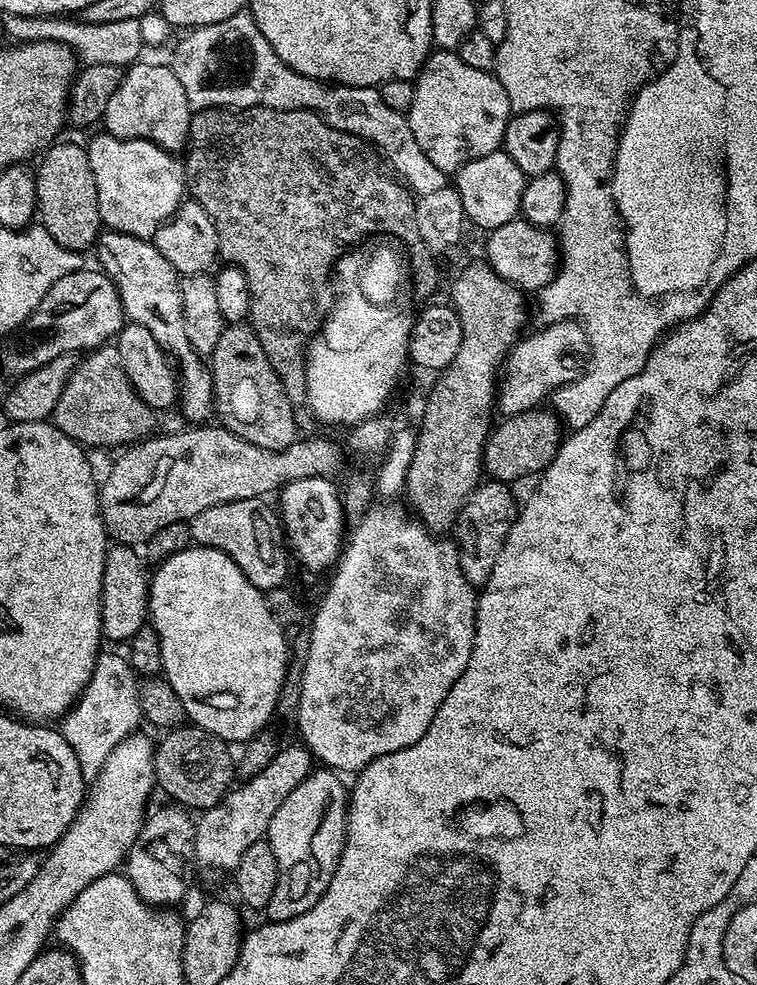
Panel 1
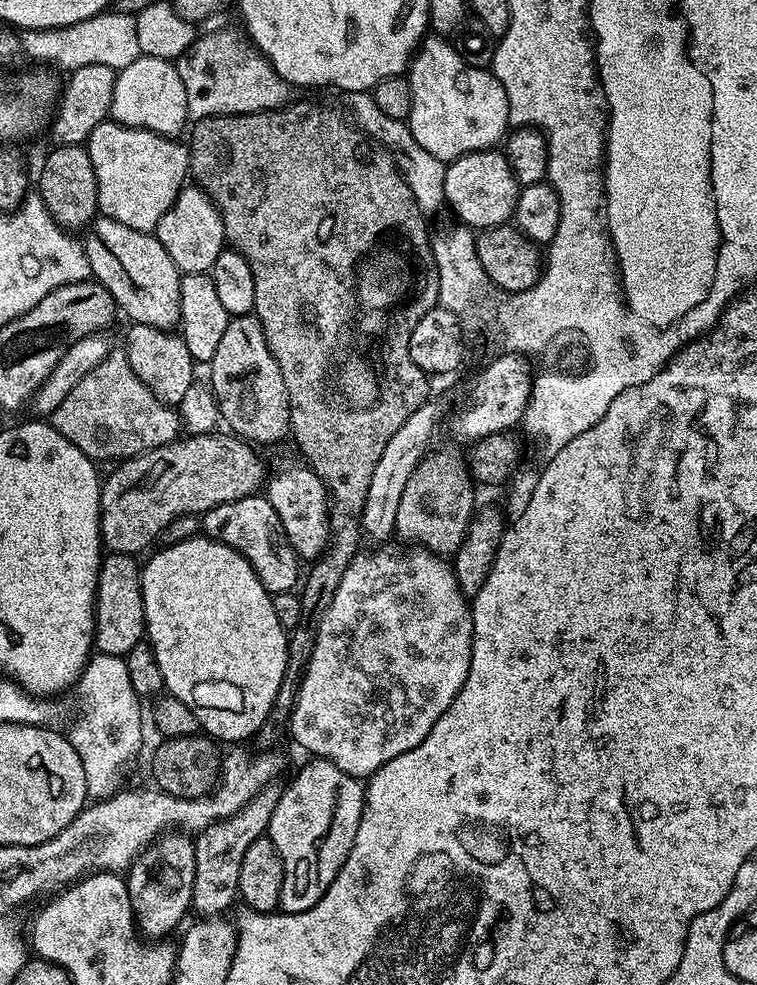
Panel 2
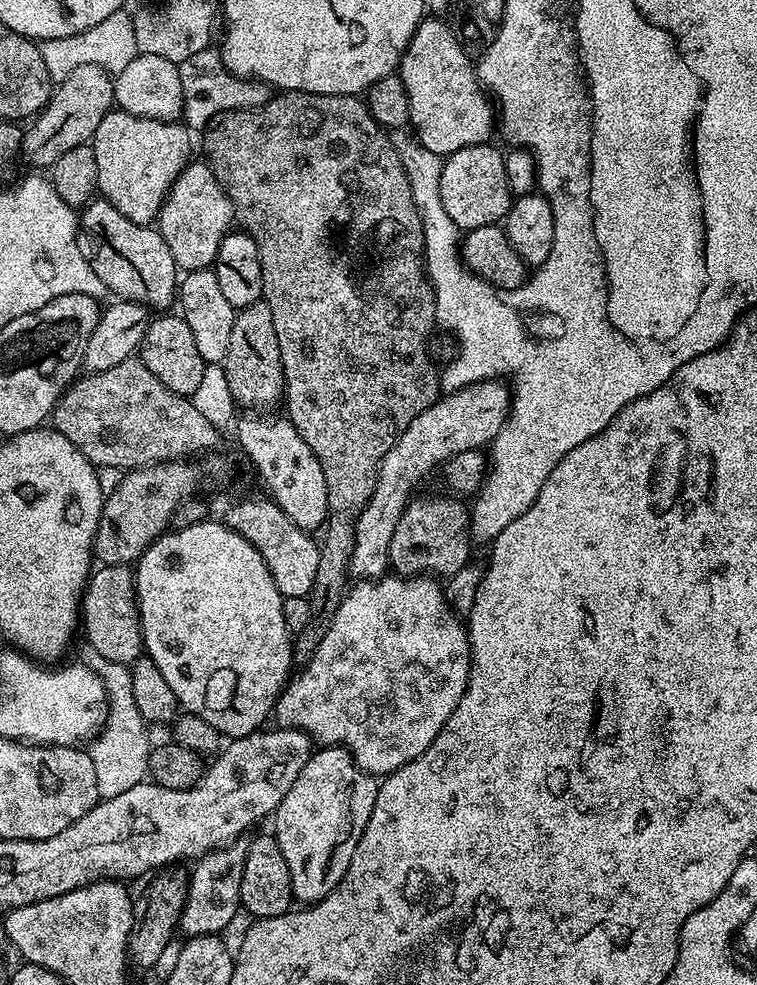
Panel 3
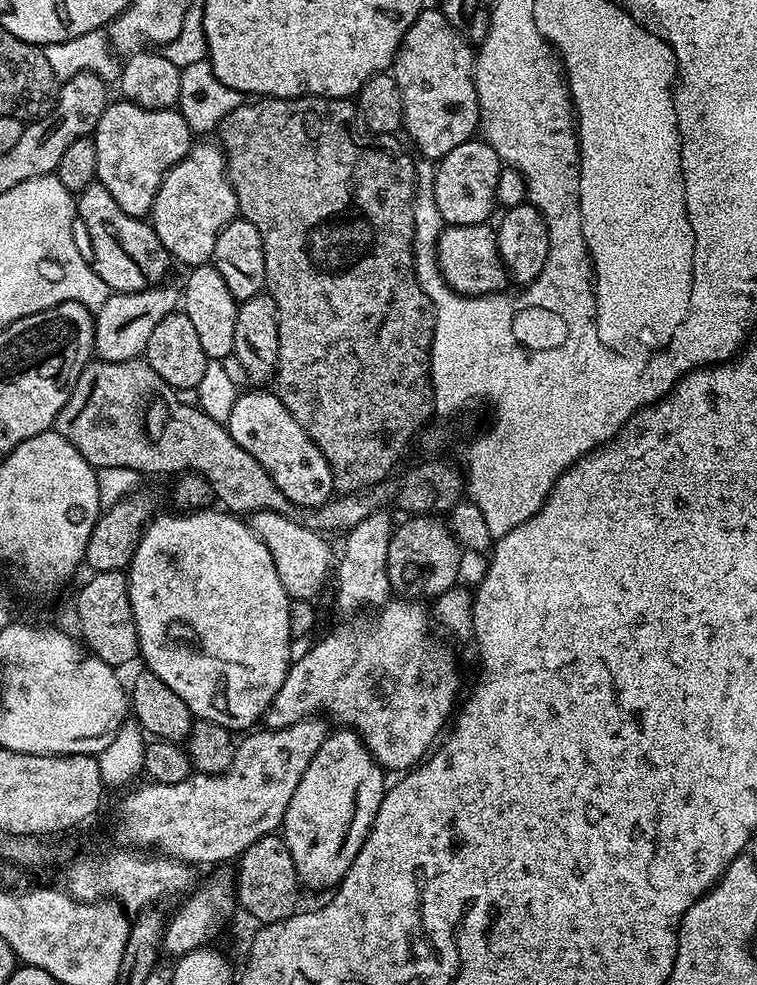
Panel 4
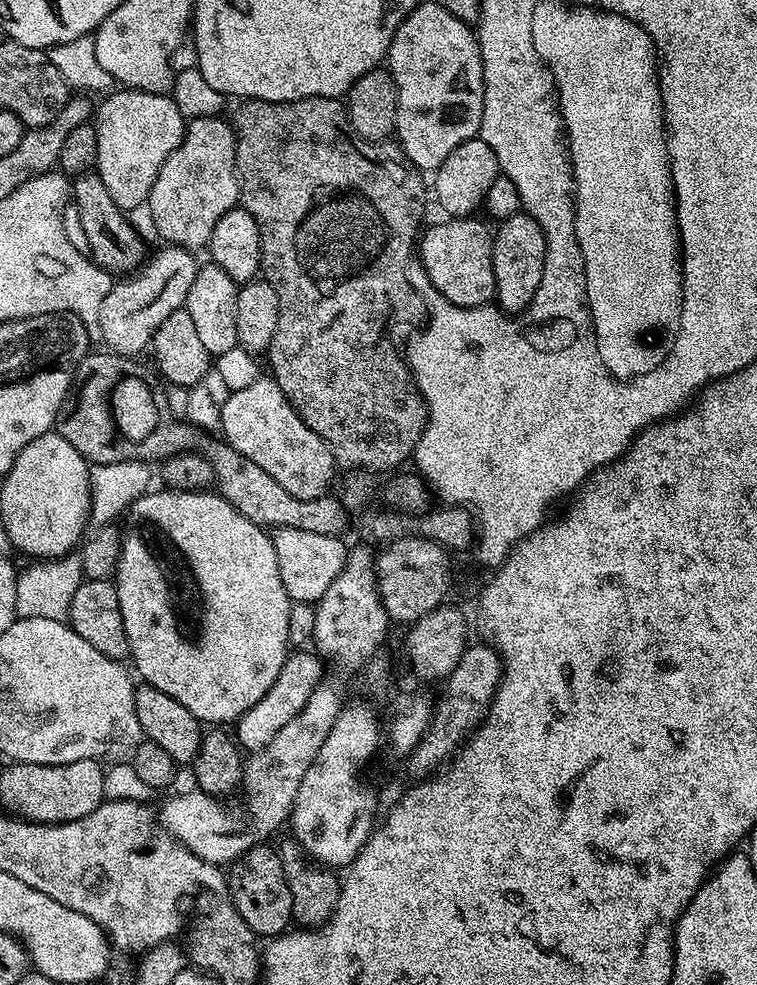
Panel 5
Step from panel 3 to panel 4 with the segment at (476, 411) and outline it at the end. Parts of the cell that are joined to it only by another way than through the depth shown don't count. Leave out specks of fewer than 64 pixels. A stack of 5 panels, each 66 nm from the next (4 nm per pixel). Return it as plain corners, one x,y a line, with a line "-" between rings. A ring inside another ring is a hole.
388,510
372,512
366,518
362,518
362,522
358,522
358,526
354,526
343,537
344,553
339,553
338,563
334,568
334,584
336,580
336,604
344,612
356,612
359,608
368,608
371,604
380,606
389,599
390,585
388,583
388,551
390,550
390,542
394,531
394,523
392,524
392,516

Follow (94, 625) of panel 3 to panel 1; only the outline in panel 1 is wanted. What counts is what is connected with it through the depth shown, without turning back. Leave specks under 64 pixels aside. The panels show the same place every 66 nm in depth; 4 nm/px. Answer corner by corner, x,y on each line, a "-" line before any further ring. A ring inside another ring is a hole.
113,543
104,559
102,570
102,594
100,595
100,631
103,639
127,642
149,623
148,581
149,569
144,569
146,560
130,544

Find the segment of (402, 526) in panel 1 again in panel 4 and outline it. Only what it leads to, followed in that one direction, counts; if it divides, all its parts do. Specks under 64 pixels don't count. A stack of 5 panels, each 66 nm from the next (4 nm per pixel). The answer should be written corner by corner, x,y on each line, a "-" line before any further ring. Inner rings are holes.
412,598
389,599
369,624
336,628
325,640
318,641
305,656
297,655
289,663
286,678
278,694
274,694
272,705
262,717
263,723
268,723
265,725
269,729
288,728
299,720
323,714
329,721
341,720
345,729
357,732
367,746
368,753
389,773
404,774
417,767
429,755
430,749
445,731
453,715
456,691
460,688
456,660
446,645
435,644
428,637
430,612
425,605
423,608
420,604
423,603

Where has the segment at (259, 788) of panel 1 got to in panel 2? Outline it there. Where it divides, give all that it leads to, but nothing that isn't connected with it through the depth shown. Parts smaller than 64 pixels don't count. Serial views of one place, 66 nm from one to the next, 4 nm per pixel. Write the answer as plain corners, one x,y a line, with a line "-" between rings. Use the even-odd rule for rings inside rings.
269,786
262,789
254,798
250,798
250,802
246,802
246,806
242,806
242,810
238,810
230,818
214,822
208,828
204,828
194,840
196,845
196,853
194,854
194,890
192,891
192,906
191,911
197,912
195,915
200,918
220,918
225,915
224,911
231,906
232,903
237,903
240,887
238,886
238,873
242,870
242,854
246,854
246,849
250,846
250,842
254,842
254,838
265,835
268,831
268,823
270,822
270,814
274,814
274,806
278,806
278,797
280,797
281,789
276,786

